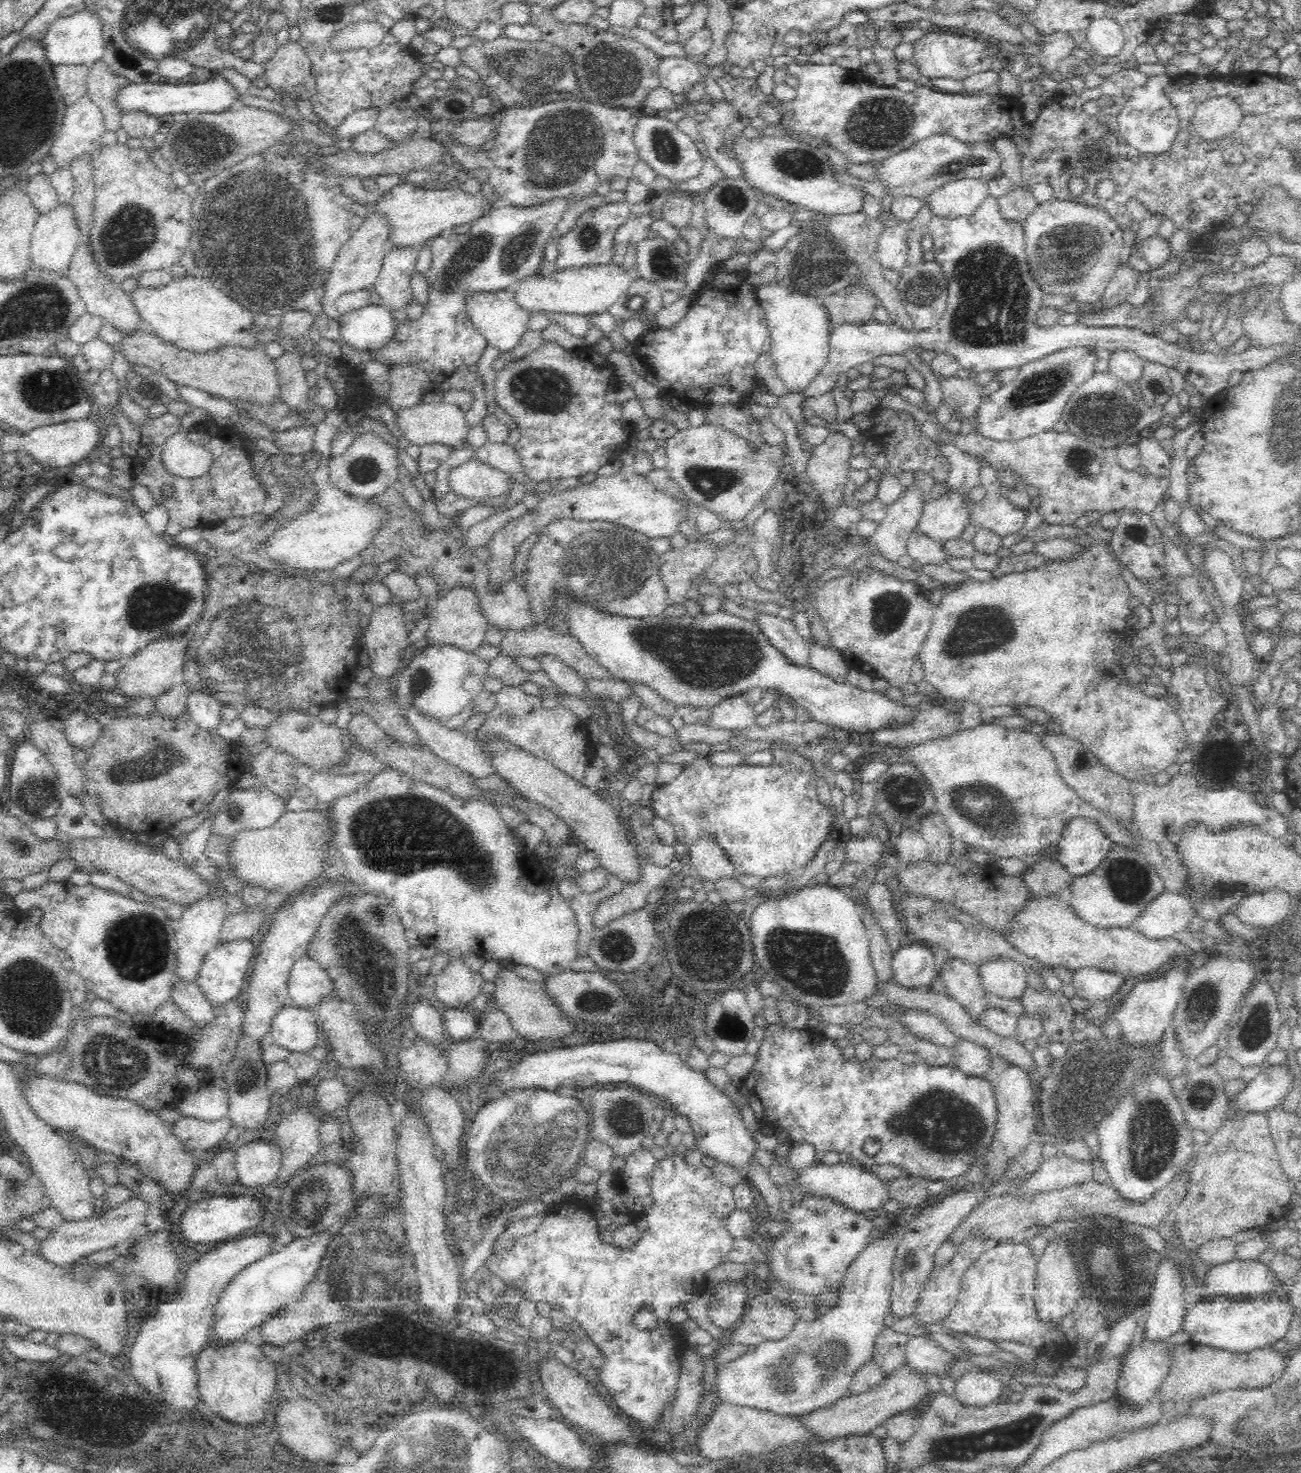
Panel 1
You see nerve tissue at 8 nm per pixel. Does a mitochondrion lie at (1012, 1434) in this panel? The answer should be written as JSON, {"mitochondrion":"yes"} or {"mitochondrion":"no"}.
{"mitochondrion":"yes"}

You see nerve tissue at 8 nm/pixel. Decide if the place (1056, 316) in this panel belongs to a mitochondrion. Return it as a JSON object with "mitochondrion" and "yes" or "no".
{"mitochondrion":"no"}

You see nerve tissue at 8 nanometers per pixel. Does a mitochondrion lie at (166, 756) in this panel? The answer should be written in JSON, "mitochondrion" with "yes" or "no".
{"mitochondrion":"yes"}

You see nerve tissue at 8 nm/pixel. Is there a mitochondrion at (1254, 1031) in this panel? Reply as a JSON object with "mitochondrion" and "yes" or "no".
{"mitochondrion":"yes"}

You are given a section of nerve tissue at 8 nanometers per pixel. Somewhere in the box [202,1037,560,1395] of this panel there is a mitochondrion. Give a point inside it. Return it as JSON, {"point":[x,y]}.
{"point":[360,1264]}

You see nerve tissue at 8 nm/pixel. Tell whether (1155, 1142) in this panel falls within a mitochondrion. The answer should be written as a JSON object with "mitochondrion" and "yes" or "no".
{"mitochondrion":"yes"}

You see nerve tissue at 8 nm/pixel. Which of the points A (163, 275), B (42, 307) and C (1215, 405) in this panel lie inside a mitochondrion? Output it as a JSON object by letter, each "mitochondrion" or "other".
{"A":"other","B":"mitochondrion","C":"other"}

